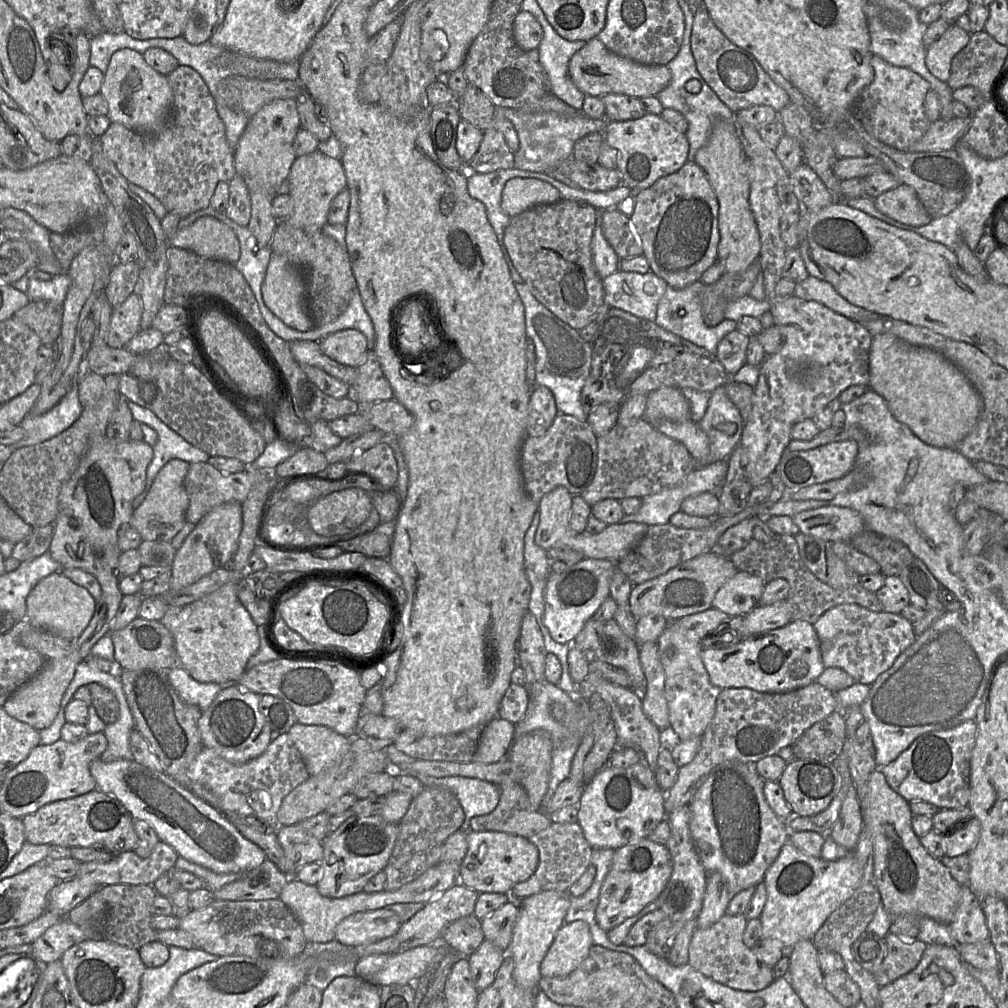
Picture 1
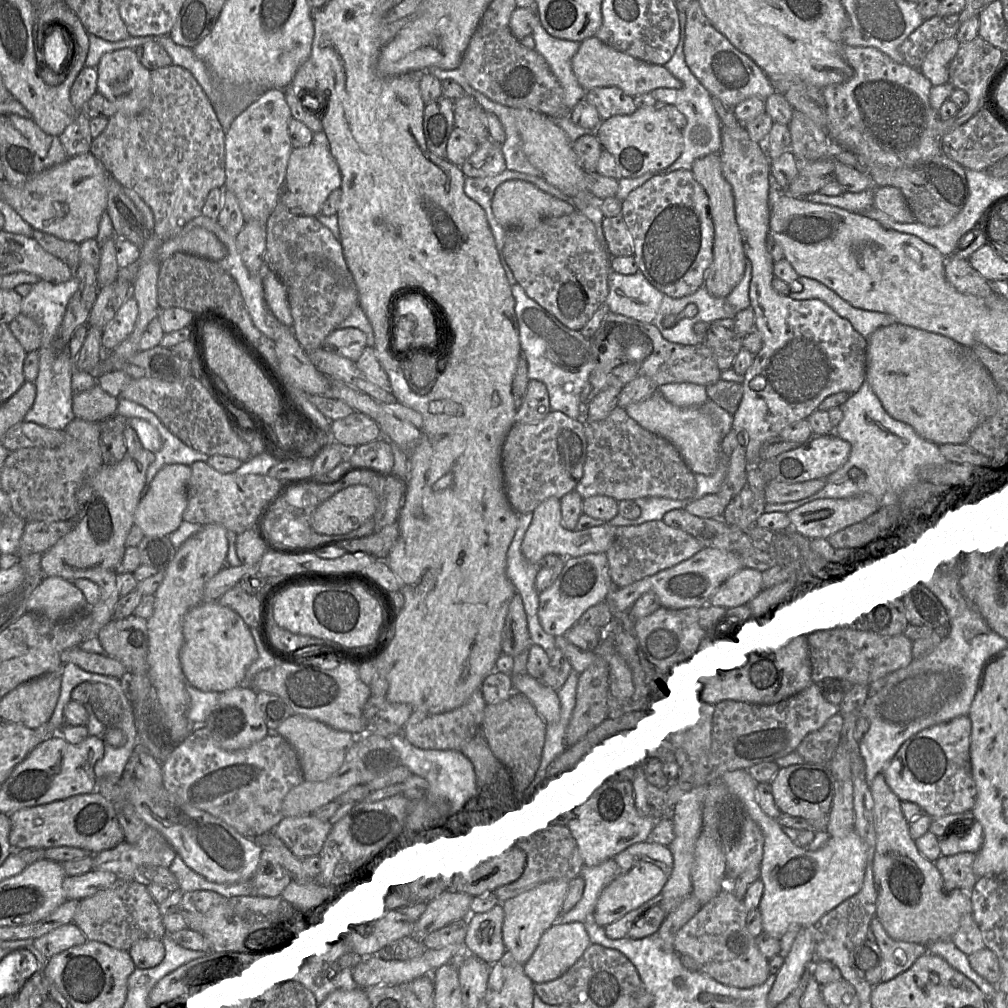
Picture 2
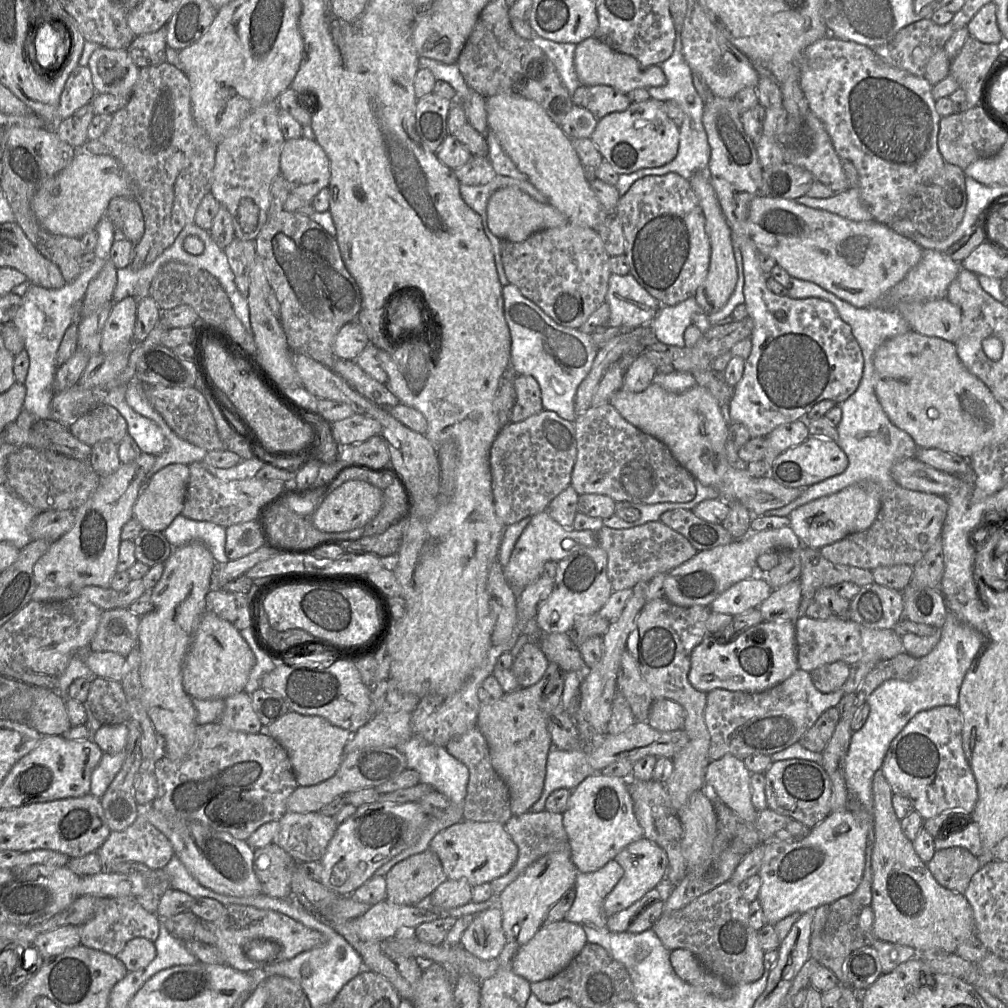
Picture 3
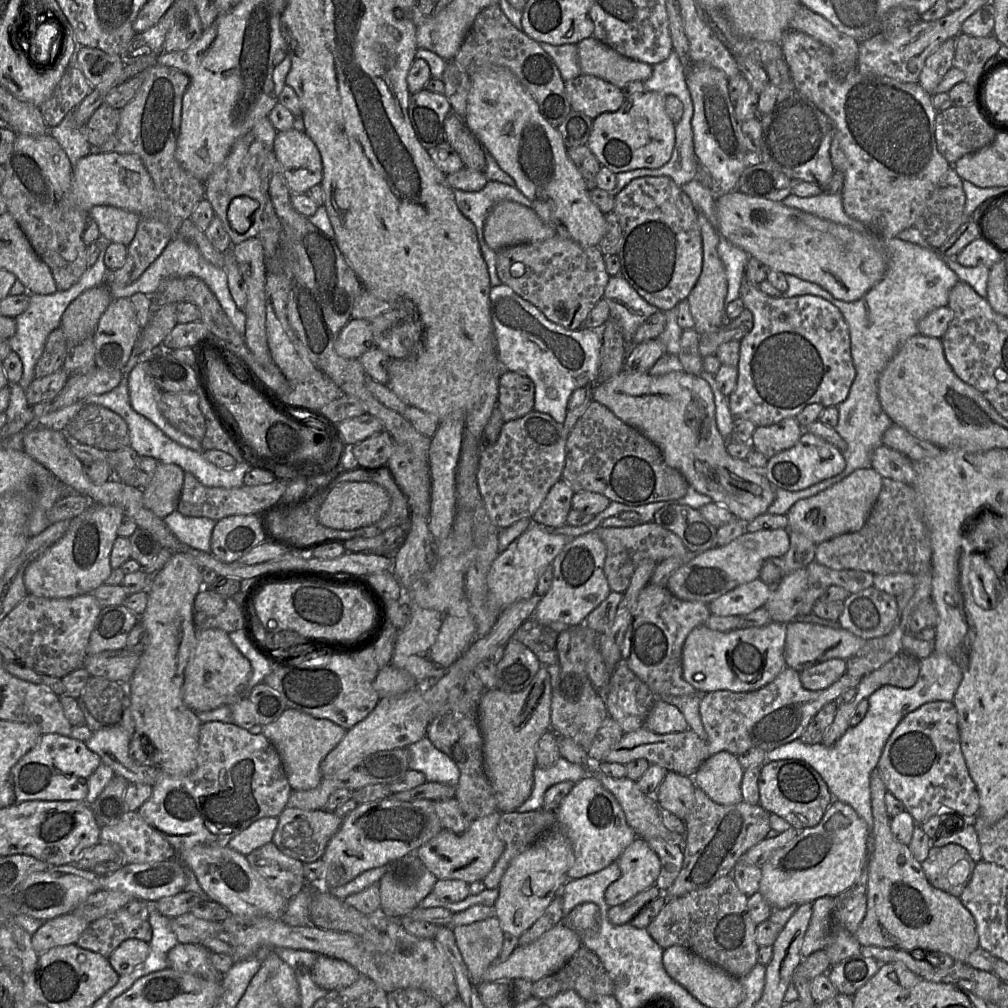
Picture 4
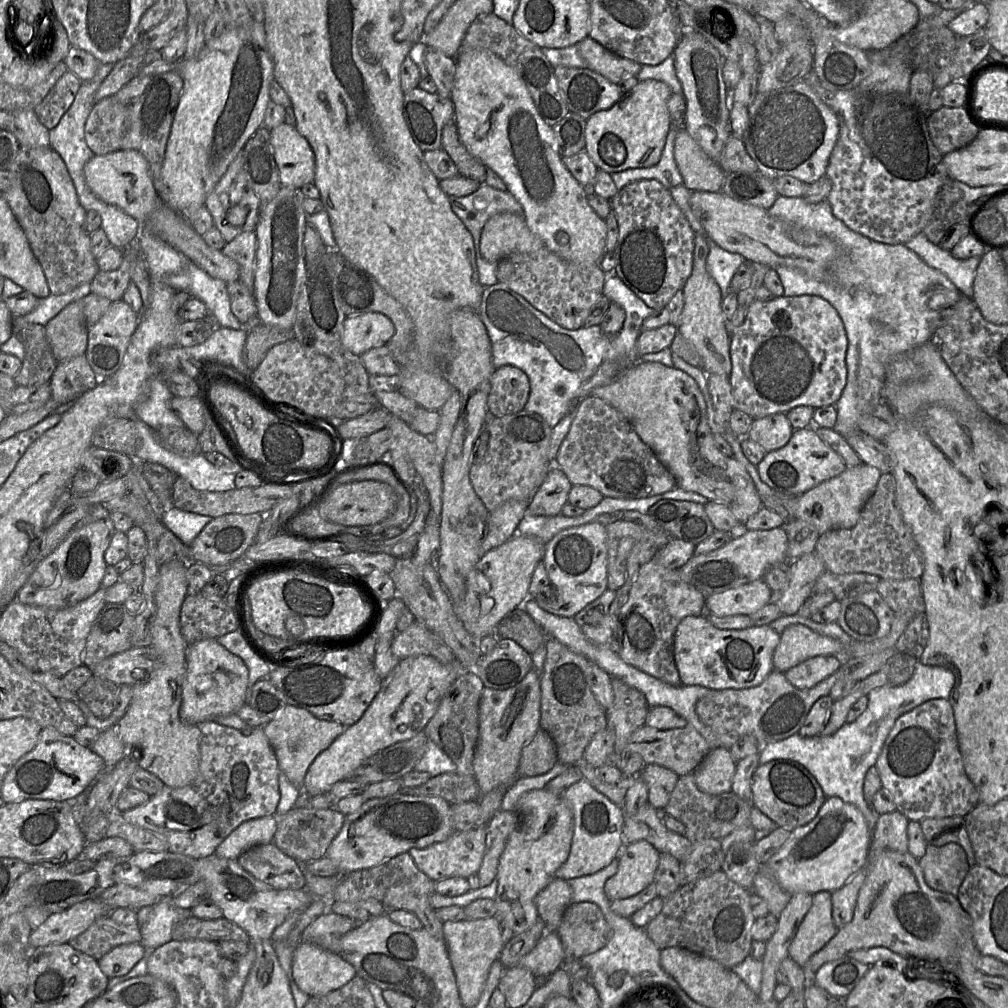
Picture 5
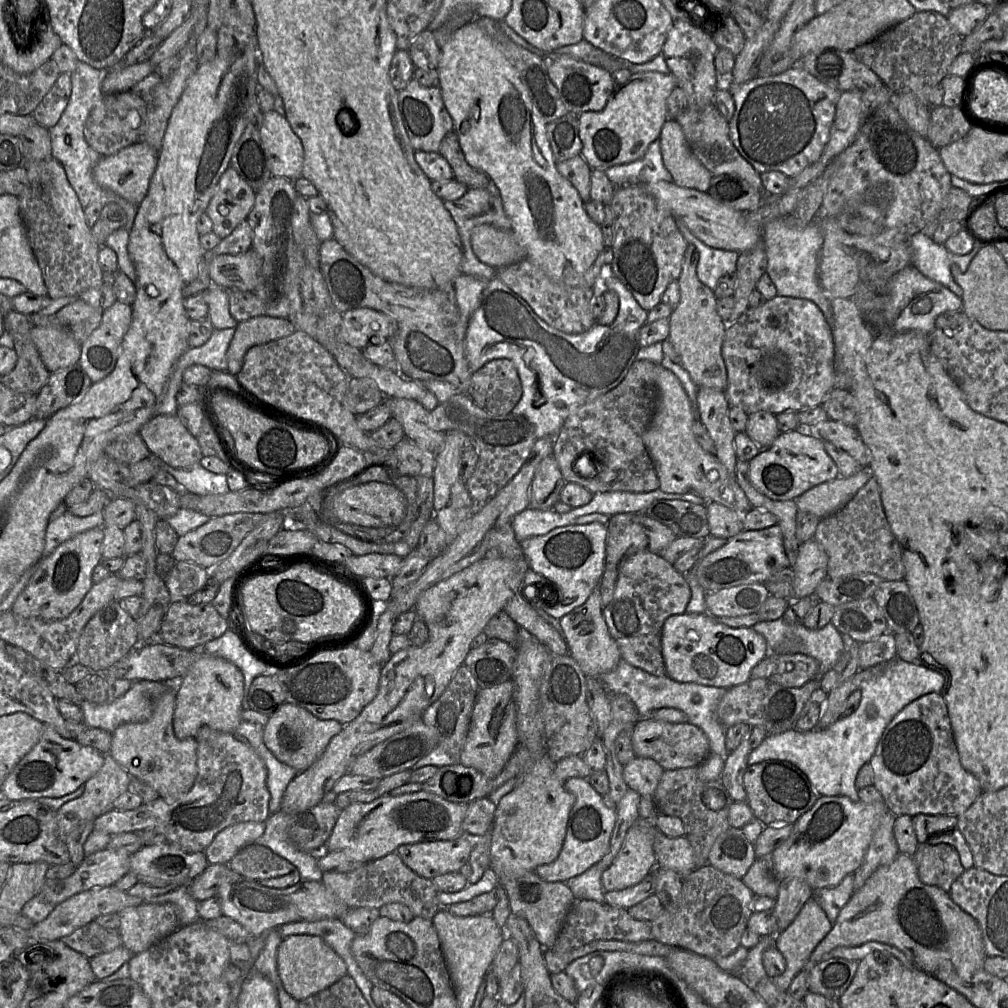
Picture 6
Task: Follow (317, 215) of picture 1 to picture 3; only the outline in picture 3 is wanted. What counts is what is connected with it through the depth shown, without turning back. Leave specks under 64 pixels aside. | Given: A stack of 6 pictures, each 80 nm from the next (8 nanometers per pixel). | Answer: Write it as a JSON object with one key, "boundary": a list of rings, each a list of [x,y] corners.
{"boundary":[[[313,139],[286,140],[280,155],[280,173],[292,194],[312,202],[318,192],[328,187],[331,170],[323,148]]]}

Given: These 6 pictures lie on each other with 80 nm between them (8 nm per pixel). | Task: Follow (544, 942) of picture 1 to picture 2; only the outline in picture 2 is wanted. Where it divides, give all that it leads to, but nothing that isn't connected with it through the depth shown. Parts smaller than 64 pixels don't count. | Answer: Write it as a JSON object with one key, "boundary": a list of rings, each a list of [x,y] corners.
{"boundary":[[[557,880],[543,883],[500,903],[504,910],[502,932],[506,950],[509,950],[521,965],[533,955],[542,935],[559,920],[569,882]]]}

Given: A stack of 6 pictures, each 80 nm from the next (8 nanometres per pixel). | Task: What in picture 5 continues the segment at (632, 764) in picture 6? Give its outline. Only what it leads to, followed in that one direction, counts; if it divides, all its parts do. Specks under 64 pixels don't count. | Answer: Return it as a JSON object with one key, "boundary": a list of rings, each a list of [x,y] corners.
{"boundary":[[[646,764],[638,775],[648,787],[648,803],[663,810],[676,786],[679,776],[662,766]]]}

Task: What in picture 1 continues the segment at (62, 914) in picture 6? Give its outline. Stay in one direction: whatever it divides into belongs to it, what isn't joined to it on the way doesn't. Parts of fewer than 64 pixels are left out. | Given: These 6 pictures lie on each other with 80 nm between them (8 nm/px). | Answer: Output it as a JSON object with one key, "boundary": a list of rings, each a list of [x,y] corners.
{"boundary":[[[63,918],[34,941],[31,956],[36,963],[48,964],[59,960],[69,948],[85,940],[87,940],[85,931]]]}

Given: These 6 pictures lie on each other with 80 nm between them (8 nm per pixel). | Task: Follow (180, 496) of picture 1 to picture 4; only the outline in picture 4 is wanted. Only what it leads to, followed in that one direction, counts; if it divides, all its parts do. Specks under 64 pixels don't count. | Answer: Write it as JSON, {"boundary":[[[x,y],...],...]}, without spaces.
{"boundary":[[[159,463],[153,477],[143,490],[146,508],[164,519],[177,510],[185,471],[176,464]]]}

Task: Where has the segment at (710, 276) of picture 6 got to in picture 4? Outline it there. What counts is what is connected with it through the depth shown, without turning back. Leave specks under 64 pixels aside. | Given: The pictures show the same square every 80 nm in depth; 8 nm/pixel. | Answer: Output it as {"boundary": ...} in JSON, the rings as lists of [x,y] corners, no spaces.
{"boundary":[[[720,238],[718,254],[723,262],[728,283],[728,291],[725,300],[726,308],[726,305],[731,302],[731,299],[735,295],[737,284],[742,285],[743,283],[745,267],[749,260],[749,255],[743,249],[731,244],[725,238]]]}

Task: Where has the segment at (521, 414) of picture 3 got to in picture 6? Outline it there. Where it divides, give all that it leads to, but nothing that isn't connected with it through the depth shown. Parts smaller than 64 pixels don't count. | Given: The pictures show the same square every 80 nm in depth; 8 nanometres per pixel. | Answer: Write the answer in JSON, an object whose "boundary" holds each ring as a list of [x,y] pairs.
{"boundary":[[[506,358],[493,359],[474,371],[467,390],[479,407],[494,415],[512,413],[522,393],[518,370]]]}

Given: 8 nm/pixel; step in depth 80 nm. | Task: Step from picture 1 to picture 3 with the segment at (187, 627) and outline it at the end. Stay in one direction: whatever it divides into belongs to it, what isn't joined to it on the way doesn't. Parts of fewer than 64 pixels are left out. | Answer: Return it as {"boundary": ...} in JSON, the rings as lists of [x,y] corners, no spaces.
{"boundary":[[[206,612],[183,662],[183,688],[192,699],[225,700],[243,692],[255,660],[254,653],[238,629],[215,614]]]}

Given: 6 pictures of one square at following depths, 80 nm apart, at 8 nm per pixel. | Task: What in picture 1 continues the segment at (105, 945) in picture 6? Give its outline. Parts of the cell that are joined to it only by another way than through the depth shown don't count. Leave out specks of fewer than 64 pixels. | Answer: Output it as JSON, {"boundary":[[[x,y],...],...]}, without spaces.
{"boundary":[[[151,885],[102,886],[65,917],[80,928],[94,927],[101,921],[100,940],[139,950],[143,945],[156,940],[156,930],[151,927],[152,905],[157,893]]]}

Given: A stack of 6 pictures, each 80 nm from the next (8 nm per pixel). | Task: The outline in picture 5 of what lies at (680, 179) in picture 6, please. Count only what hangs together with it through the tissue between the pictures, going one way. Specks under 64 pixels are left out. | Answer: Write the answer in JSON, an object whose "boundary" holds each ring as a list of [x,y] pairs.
{"boundary":[[[685,123],[675,138],[674,158],[683,178],[682,185],[691,191],[721,190],[726,173],[692,139]]]}

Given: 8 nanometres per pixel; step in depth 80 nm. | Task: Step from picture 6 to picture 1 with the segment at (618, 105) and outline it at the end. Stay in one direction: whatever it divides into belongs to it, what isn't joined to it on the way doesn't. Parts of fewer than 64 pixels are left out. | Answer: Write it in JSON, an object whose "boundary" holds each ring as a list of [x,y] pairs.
{"boundary":[[[646,113],[635,120],[609,121],[603,136],[604,142],[618,150],[621,184],[632,191],[650,187],[661,177],[681,169],[687,162],[689,143],[686,136],[673,128],[661,115]]]}

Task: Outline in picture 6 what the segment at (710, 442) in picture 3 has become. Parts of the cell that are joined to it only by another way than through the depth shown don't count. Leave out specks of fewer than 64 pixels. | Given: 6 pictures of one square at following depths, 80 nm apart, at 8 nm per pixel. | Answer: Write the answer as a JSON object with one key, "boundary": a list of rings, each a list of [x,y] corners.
{"boundary":[[[656,364],[655,388],[657,405],[642,434],[642,441],[653,460],[659,489],[670,493],[693,493],[707,501],[723,504],[741,515],[746,514],[752,506],[735,475],[713,453],[705,451],[694,436],[697,408],[692,406],[679,378],[672,371]]]}

